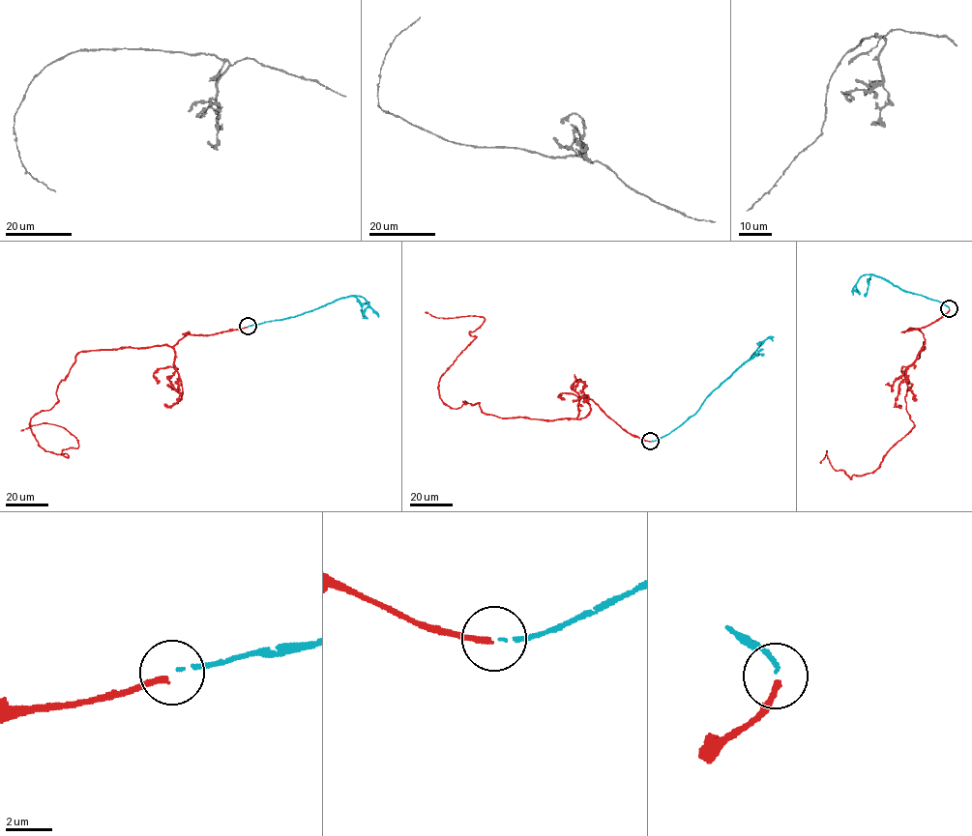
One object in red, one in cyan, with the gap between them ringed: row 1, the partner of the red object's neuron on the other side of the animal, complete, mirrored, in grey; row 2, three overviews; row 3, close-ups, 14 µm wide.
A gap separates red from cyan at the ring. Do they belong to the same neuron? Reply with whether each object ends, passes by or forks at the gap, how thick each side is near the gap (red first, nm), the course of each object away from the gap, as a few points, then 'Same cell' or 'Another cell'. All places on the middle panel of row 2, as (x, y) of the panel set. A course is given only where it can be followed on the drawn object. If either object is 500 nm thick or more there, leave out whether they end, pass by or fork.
At the ring red ends. At the ring cyan ends. Thickness 260 nm (red) against 130 nm. Course of red: (650, 441), (587, 397), (578, 418), (451, 409), (439, 379), (485, 320), (425, 312). Course of cyan: (651, 441), (668, 434), (692, 417), (704, 399), (773, 336). Another cell

